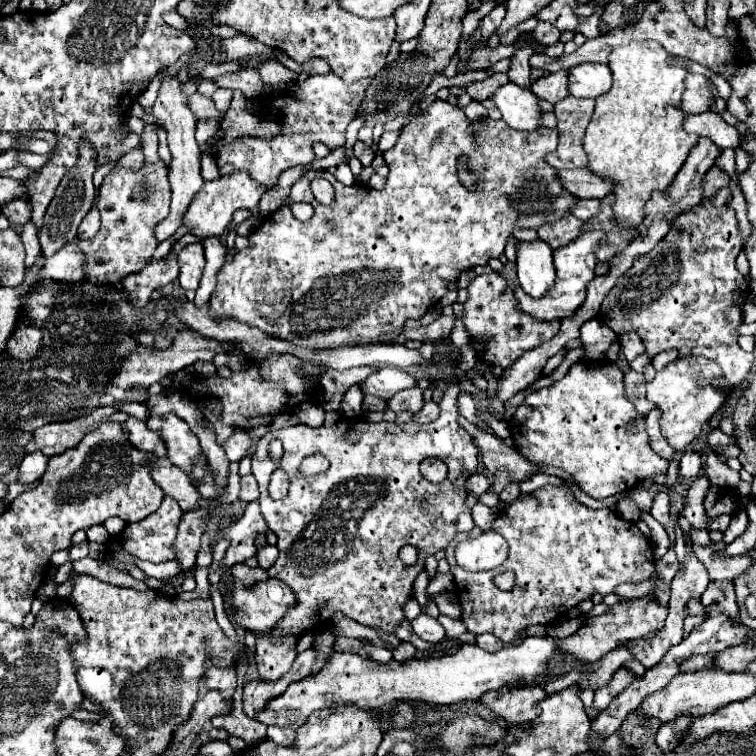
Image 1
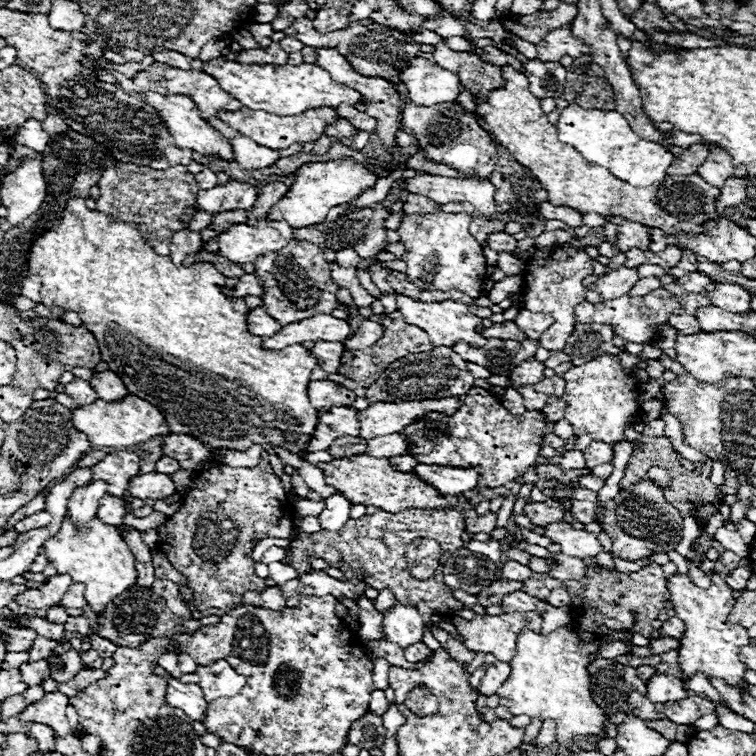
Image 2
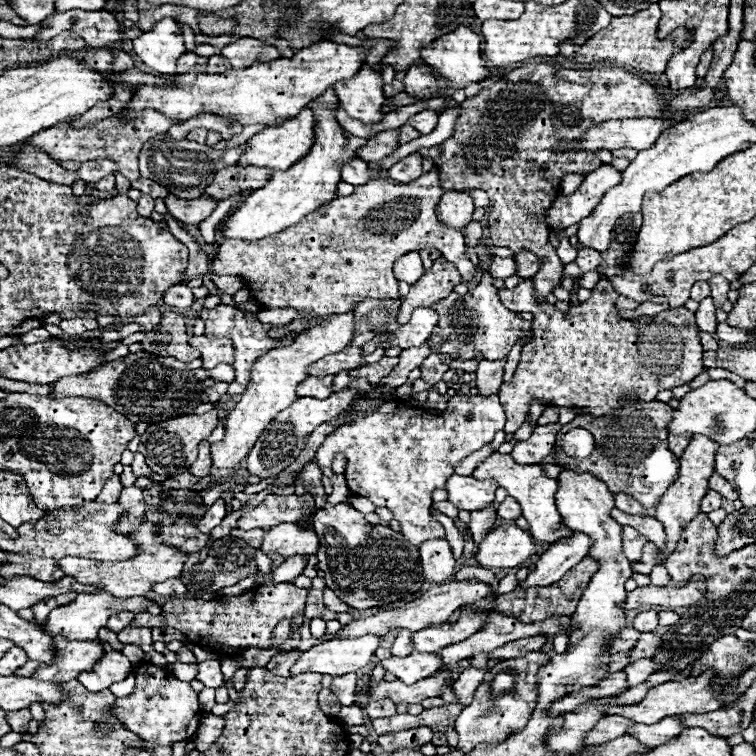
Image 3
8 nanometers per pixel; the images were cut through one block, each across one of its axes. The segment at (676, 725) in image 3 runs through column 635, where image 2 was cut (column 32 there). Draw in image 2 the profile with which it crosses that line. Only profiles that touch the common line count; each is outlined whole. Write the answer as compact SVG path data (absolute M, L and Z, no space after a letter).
M32 724L28 736L34 736L38 740L38 752L54 752L54 730L46 728L46 724Z

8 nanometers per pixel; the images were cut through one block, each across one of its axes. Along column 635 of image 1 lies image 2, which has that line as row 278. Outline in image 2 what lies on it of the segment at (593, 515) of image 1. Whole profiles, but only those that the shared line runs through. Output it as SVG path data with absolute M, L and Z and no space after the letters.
M552 244L536 248L536 254L528 258L524 270L524 284L520 288L522 308L532 312L546 312L554 318L554 324L540 336L540 346L550 352L562 352L568 336L574 332L574 306L586 298L586 286L582 280L592 274L592 258L586 254L582 246L570 244Z

